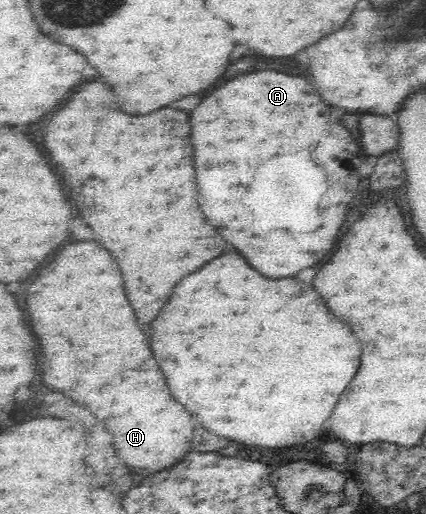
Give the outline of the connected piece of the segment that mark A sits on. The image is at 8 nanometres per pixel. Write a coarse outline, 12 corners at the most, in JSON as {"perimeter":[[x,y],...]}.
{"perimeter":[[303,77],[189,125],[201,211],[259,273],[331,251],[362,158]]}

